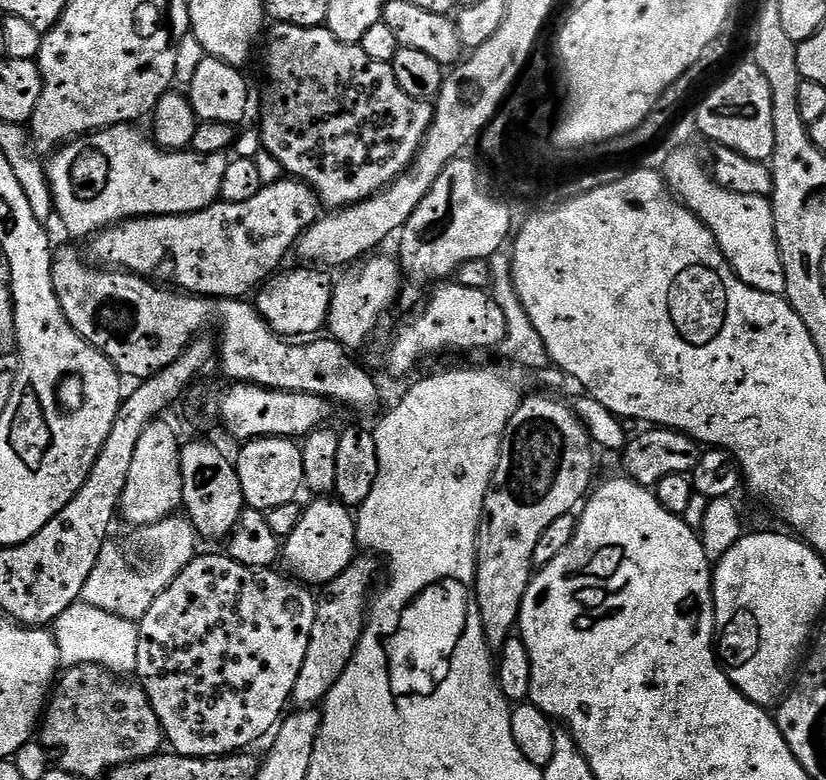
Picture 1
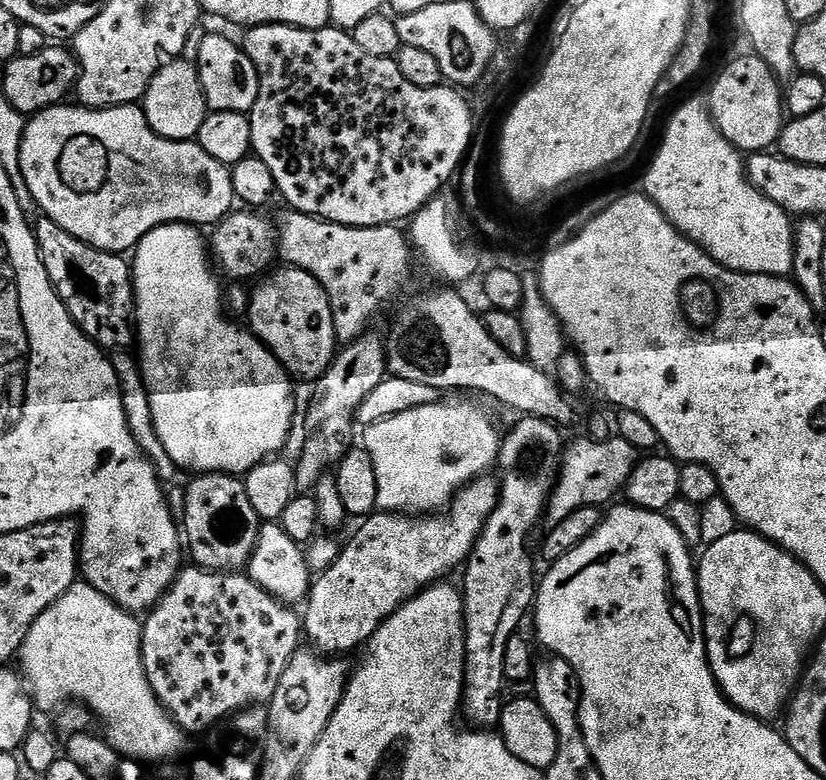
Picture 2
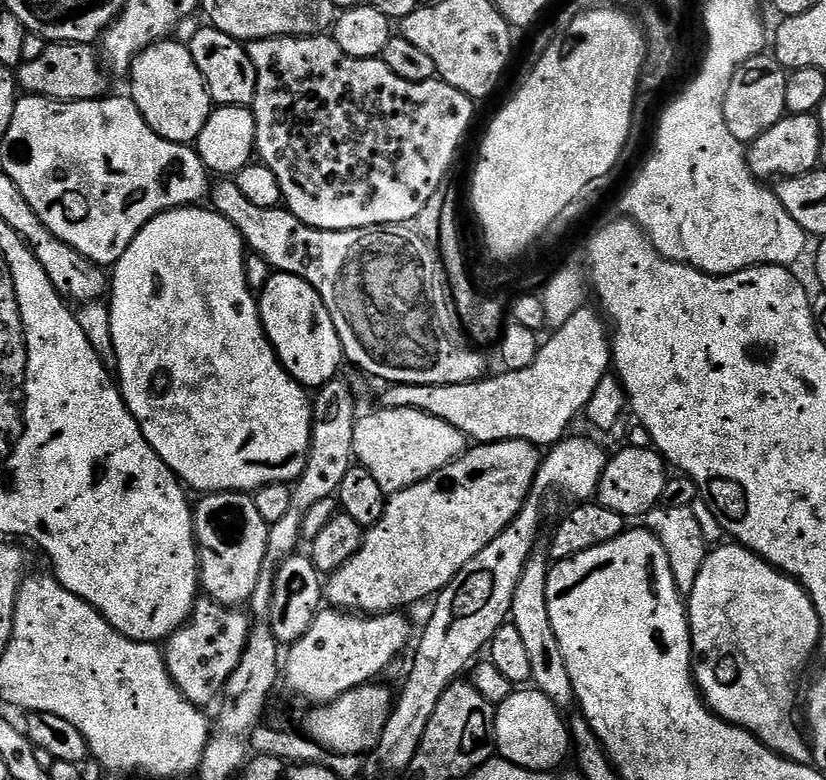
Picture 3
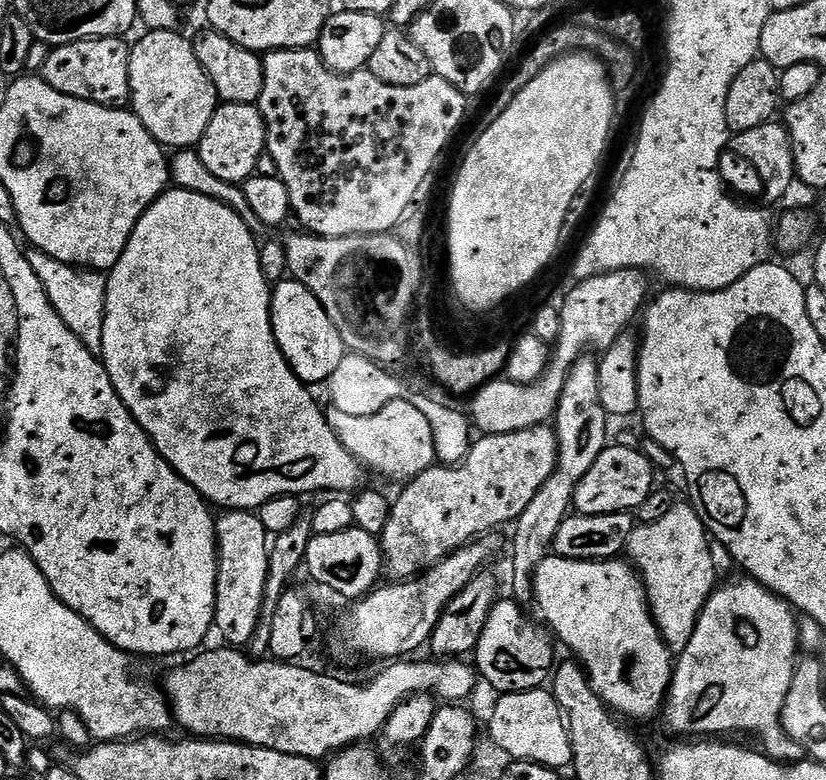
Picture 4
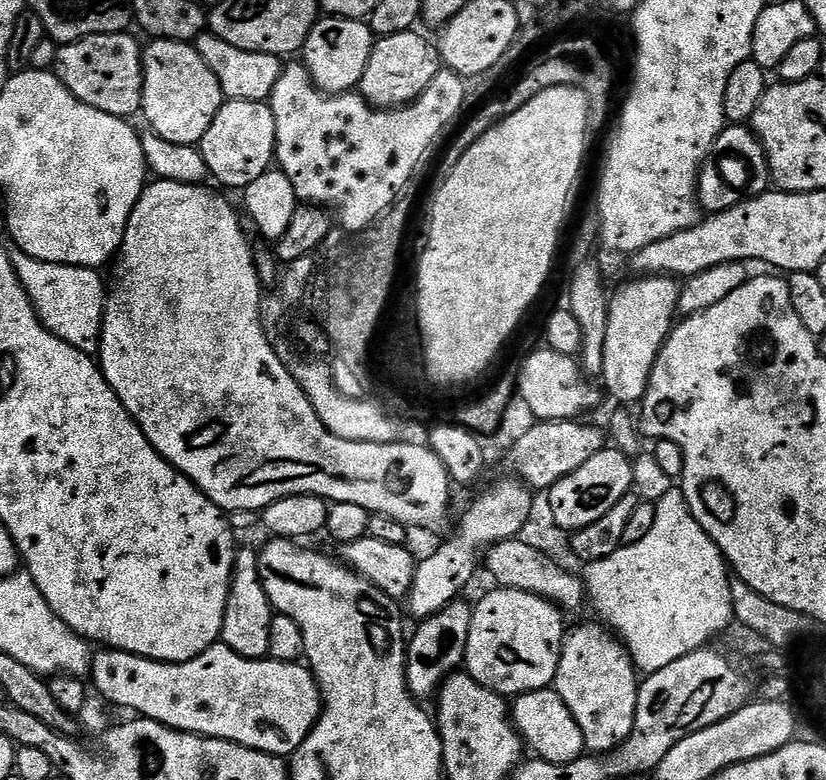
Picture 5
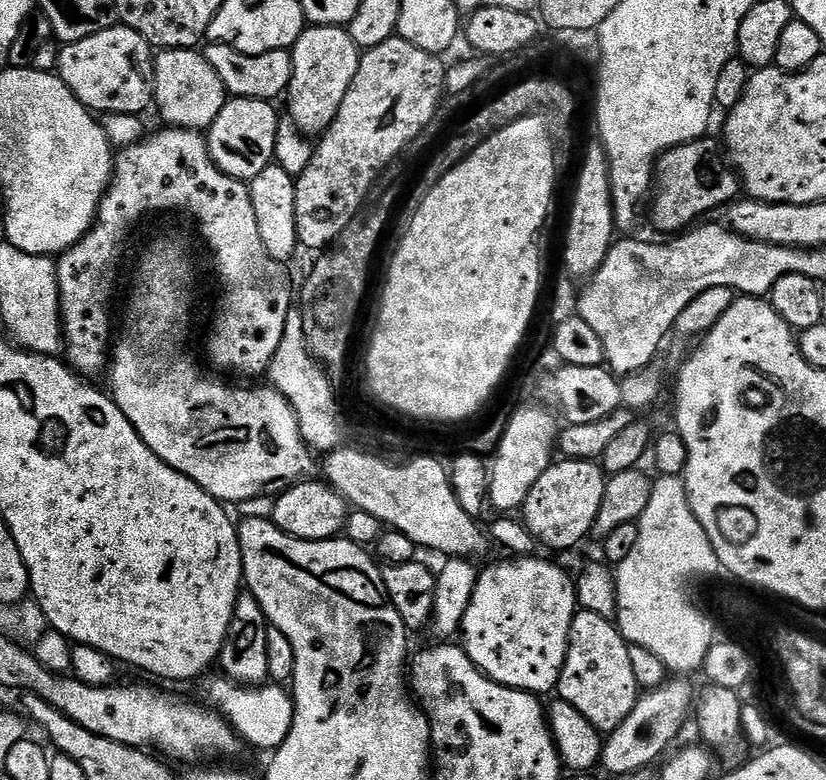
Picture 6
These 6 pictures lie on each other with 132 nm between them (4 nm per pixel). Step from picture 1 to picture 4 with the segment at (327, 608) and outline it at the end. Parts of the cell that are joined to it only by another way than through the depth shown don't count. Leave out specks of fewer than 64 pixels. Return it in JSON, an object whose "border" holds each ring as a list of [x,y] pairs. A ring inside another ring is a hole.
{"border":[[[541,426],[539,428],[527,428],[521,432],[507,432],[506,434],[498,434],[497,436],[489,436],[487,434],[481,435],[471,445],[468,452],[468,456],[463,461],[455,466],[433,466],[427,468],[422,474],[418,474],[414,479],[407,481],[403,485],[404,488],[400,492],[400,497],[395,497],[392,513],[390,514],[390,522],[386,522],[386,530],[382,537],[382,547],[384,550],[384,567],[387,575],[391,577],[393,581],[403,582],[411,580],[420,575],[421,572],[425,572],[428,568],[433,568],[440,560],[445,560],[451,554],[458,549],[464,547],[466,544],[472,543],[473,540],[495,533],[496,528],[500,528],[503,524],[511,525],[522,514],[522,510],[526,510],[526,506],[530,506],[530,501],[534,499],[534,494],[538,494],[538,490],[542,490],[542,486],[546,482],[546,478],[550,478],[550,474],[554,474],[556,469],[556,463],[558,462],[558,438],[555,431],[551,427]]]}

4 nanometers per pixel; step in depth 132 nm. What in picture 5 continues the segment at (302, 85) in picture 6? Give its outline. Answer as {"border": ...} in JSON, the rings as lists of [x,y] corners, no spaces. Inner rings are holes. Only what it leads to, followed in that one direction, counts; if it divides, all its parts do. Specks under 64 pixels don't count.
{"border":[[[325,15],[317,19],[306,38],[302,49],[302,63],[307,66],[317,88],[321,88],[323,92],[351,92],[359,85],[366,70],[366,62],[370,62],[373,43],[372,28],[367,22]]]}

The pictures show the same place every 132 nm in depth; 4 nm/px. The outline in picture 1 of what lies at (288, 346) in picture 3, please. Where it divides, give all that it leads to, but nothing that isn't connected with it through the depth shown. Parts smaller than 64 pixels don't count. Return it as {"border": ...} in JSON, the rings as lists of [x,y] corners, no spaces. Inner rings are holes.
{"border":[[[300,266],[296,270],[290,270],[284,274],[283,272],[273,275],[258,291],[254,298],[256,308],[260,312],[260,316],[267,322],[270,327],[285,338],[300,338],[302,334],[305,336],[317,335],[327,325],[329,306],[332,304],[332,289],[334,282],[329,273],[318,268],[310,266]]]}

